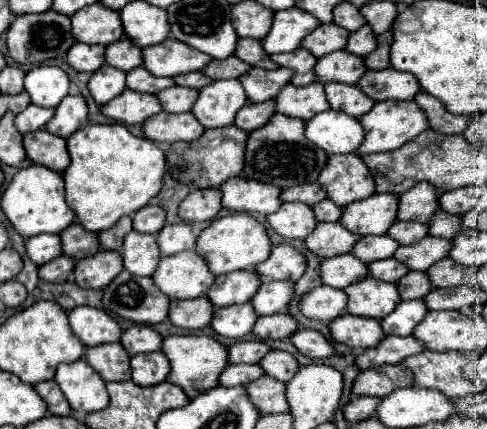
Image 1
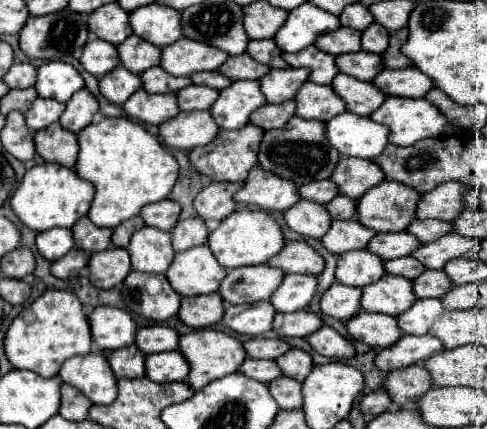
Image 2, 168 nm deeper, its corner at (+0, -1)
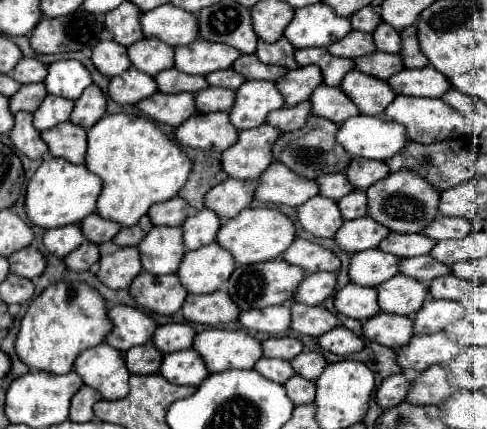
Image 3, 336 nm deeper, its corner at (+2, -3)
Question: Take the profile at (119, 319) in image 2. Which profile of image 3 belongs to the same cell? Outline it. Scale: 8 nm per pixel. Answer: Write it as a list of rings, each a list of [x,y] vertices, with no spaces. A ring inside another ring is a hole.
[[[116,305],[110,309],[108,315],[114,323],[114,329],[110,331],[112,335],[106,337],[106,343],[110,343],[122,353],[130,347],[148,343],[158,327],[150,315],[130,305]]]

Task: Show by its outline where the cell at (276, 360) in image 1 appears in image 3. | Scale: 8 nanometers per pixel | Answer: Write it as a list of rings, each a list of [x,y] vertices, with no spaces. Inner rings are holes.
[[[304,349],[290,363],[292,363],[292,367],[294,367],[294,371],[298,375],[304,375],[310,381],[316,381],[320,377],[320,373],[324,371],[324,367],[328,365],[326,359],[324,359],[324,355],[320,351],[310,351],[310,349]]]

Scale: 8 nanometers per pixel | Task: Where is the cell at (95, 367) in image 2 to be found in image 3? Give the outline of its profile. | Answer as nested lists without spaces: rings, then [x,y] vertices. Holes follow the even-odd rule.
[[[108,343],[86,349],[74,363],[74,371],[86,385],[102,393],[102,399],[122,399],[128,395],[130,371],[118,349]]]

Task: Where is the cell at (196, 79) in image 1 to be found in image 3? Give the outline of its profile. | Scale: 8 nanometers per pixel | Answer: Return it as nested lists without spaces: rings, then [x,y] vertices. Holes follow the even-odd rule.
[[[232,69],[214,71],[214,73],[206,75],[206,80],[210,86],[234,89],[234,91],[236,91],[236,89],[238,89],[238,87],[240,87],[244,81],[246,81],[246,79],[244,79],[240,73],[232,71]],[[240,81],[242,81],[242,83],[240,83]]]

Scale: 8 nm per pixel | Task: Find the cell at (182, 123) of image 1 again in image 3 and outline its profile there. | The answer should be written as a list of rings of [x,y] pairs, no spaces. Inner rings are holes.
[[[198,113],[176,129],[176,139],[182,147],[226,151],[236,143],[236,127],[232,127],[228,113]]]

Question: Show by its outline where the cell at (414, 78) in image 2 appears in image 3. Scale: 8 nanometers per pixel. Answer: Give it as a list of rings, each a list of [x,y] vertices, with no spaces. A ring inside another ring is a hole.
[[[432,65],[422,69],[402,69],[400,73],[392,75],[388,83],[398,95],[412,97],[440,97],[452,87],[448,79],[444,79],[444,75],[440,75],[440,71],[436,71]]]

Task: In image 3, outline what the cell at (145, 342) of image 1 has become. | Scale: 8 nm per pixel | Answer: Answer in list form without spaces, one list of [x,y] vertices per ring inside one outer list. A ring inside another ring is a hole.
[[[168,323],[156,329],[154,345],[162,353],[174,353],[192,347],[196,331],[188,323]]]

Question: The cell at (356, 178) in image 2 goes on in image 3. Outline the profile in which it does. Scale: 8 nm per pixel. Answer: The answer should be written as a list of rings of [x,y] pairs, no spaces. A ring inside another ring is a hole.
[[[352,159],[350,167],[346,171],[348,179],[356,189],[368,189],[376,181],[388,177],[388,165],[380,161],[368,161],[368,159]]]

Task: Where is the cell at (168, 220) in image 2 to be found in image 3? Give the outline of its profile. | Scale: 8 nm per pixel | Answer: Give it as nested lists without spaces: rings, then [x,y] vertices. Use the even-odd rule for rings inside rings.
[[[182,197],[168,199],[164,203],[156,203],[148,215],[154,225],[182,225],[188,217],[188,203]]]

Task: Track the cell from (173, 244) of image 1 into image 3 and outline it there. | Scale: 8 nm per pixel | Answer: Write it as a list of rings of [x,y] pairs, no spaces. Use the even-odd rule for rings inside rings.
[[[202,209],[196,215],[188,217],[182,225],[186,249],[188,251],[190,249],[200,249],[200,247],[210,245],[212,241],[216,241],[216,233],[218,233],[220,225],[222,225],[220,217],[210,209]]]

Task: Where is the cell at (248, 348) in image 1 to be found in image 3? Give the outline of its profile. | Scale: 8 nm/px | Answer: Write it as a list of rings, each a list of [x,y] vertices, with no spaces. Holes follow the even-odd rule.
[[[270,337],[262,345],[264,345],[264,357],[278,357],[288,361],[300,355],[304,349],[302,341],[294,337]]]

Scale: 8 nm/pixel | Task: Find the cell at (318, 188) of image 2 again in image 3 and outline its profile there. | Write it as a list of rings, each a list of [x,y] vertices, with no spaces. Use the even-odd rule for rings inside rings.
[[[328,173],[316,181],[320,185],[320,195],[330,197],[334,201],[340,201],[344,195],[354,191],[352,183],[348,181],[348,177],[344,173]]]

